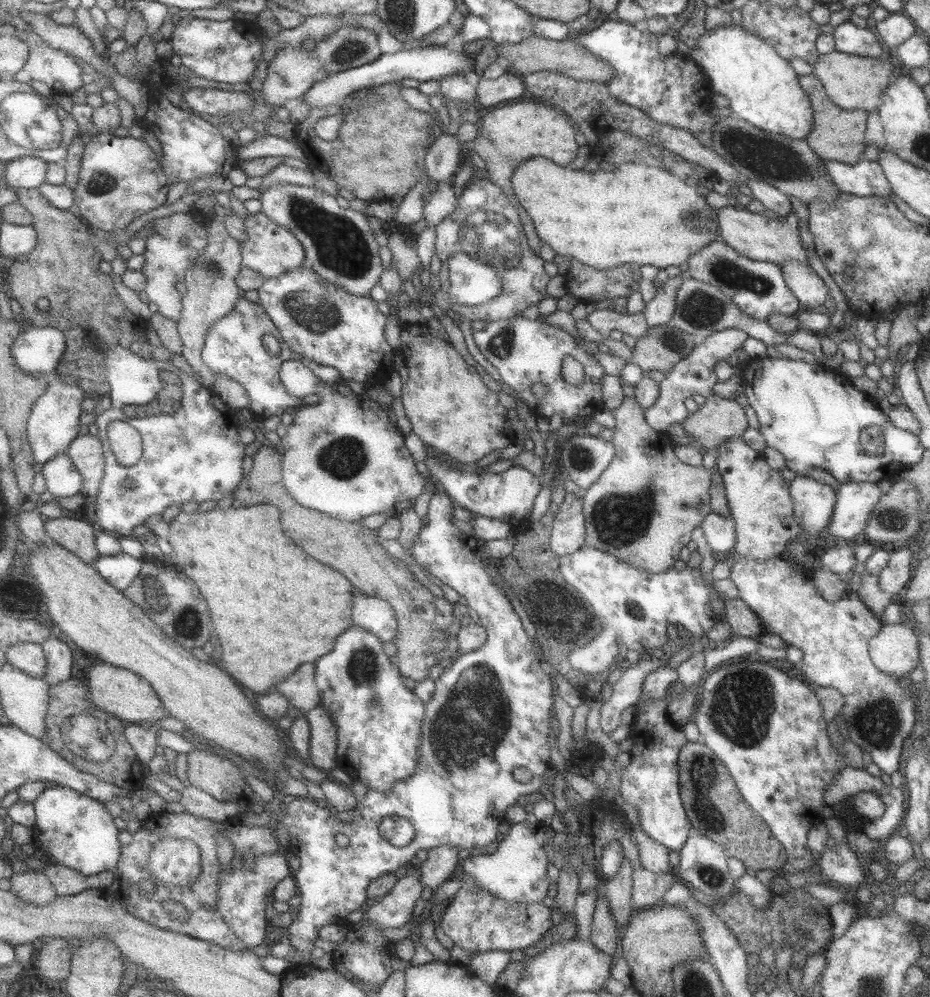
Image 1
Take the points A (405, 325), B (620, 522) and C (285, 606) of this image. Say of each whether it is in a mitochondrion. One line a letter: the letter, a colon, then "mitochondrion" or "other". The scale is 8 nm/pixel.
A: other
B: mitochondrion
C: other

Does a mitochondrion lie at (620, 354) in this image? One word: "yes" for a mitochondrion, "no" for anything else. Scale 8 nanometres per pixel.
no

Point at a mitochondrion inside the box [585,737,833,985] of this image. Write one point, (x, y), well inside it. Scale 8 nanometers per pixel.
(702, 770)

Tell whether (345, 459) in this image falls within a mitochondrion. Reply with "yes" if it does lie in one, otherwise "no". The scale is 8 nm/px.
yes

